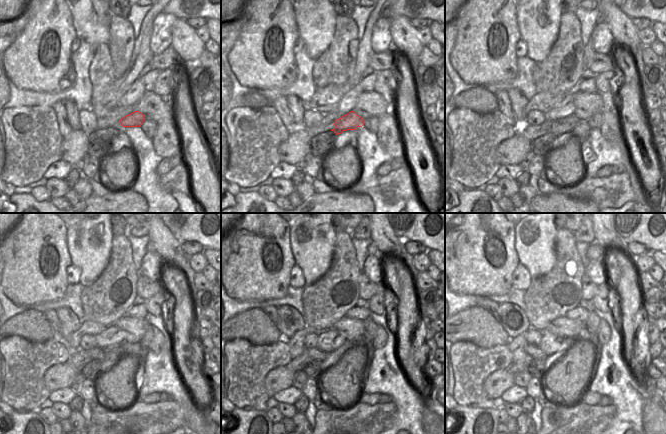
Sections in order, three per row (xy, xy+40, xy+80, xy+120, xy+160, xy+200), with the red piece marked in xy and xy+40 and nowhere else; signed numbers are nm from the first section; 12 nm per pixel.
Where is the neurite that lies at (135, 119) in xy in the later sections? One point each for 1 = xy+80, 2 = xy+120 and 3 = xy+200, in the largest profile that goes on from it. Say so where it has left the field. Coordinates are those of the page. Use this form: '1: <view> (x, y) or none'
1: xy+80 (560, 126)
2: xy+120 (96, 353)
3: xy+200 (533, 351)

